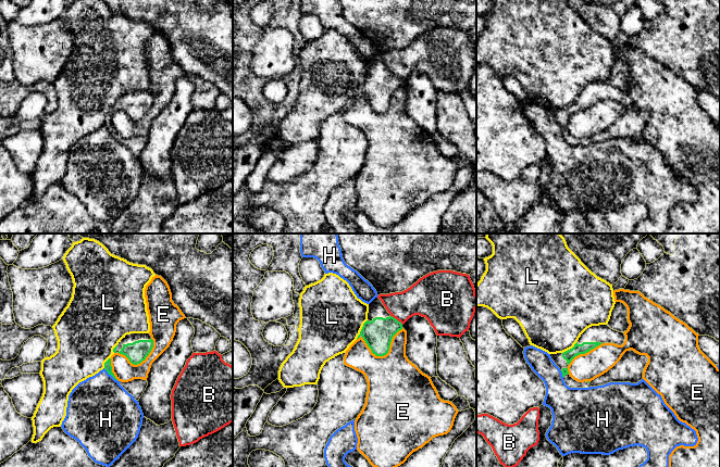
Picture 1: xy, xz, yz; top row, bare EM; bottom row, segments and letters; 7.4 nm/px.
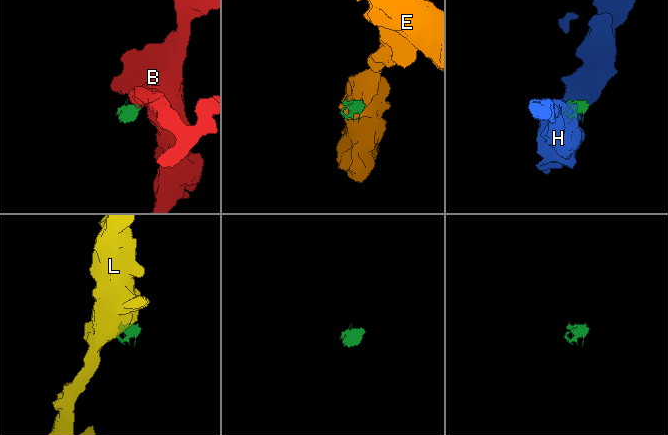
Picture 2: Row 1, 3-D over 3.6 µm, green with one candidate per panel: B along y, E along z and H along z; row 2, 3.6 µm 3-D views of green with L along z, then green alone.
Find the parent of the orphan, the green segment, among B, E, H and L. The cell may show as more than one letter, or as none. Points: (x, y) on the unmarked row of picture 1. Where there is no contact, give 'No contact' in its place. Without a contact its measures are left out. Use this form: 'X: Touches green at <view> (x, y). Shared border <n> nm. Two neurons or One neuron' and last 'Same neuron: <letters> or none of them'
B: Touches green at xz (396, 76). Shared border 120 nm. Two neurons
E: Touches green at xz (385, 111). Shared border 320 nm. Two neurons
H: Touches green at xy (111, 131). Shared border 150 nm. Two neurons
L: Touches green at xz (361, 86). Shared border 170 nm. Two neurons
Same neuron: none of them

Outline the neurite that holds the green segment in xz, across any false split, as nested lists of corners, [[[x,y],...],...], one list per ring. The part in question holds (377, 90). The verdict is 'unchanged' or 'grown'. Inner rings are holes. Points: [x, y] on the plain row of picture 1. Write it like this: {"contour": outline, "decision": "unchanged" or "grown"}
{"contour": [[[375,54],[369,61],[368,77],[357,96],[361,93],[373,111],[384,113],[389,108],[393,93],[401,86],[402,80],[387,68],[378,54]]], "decision": "grown"}

